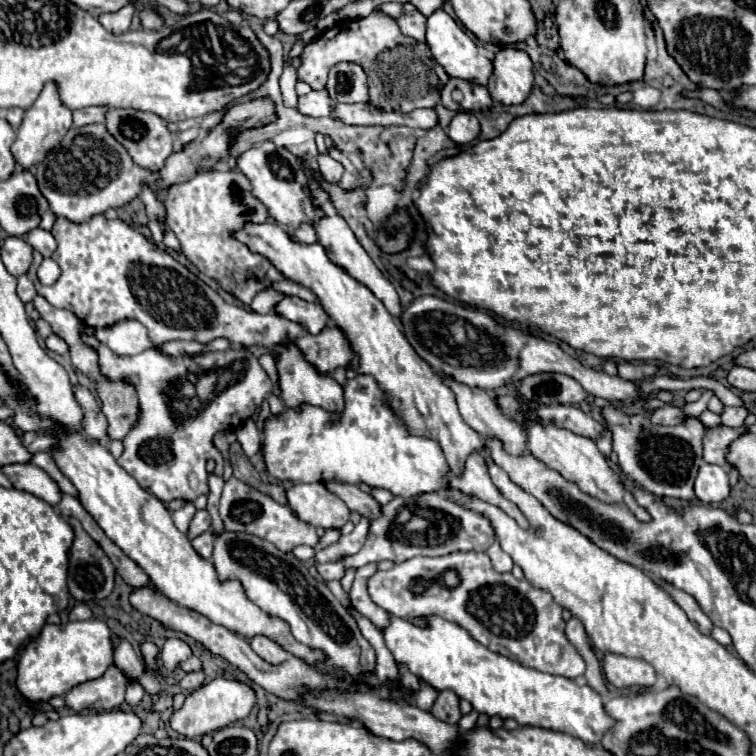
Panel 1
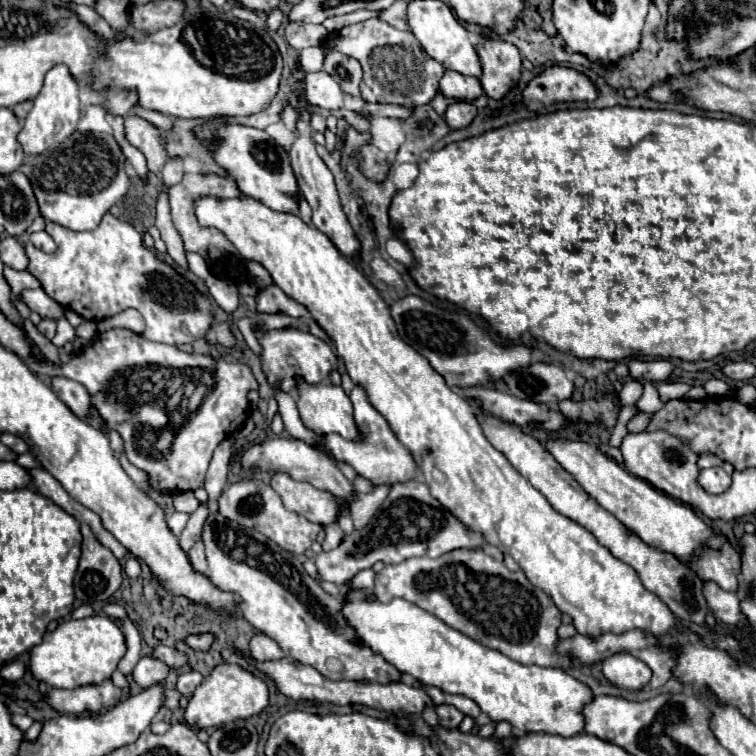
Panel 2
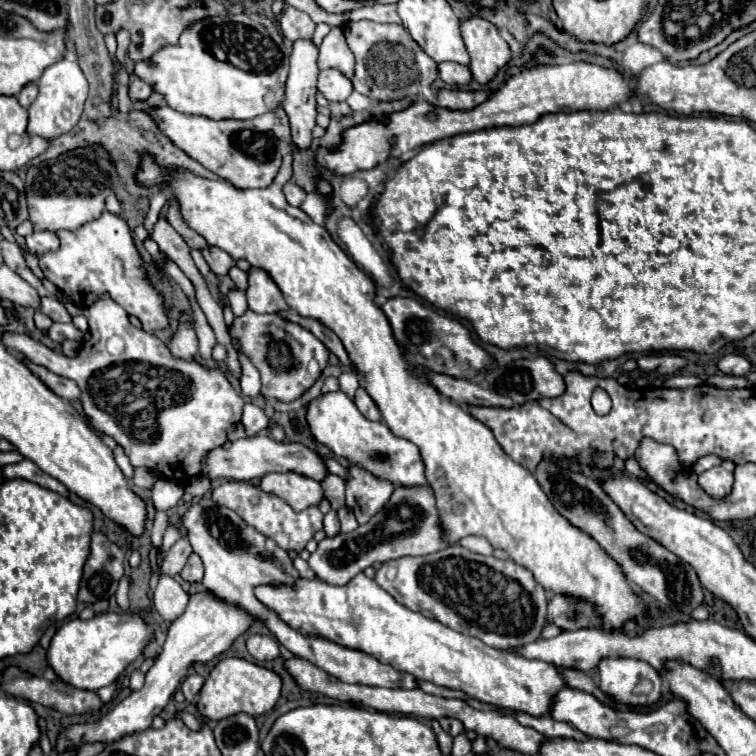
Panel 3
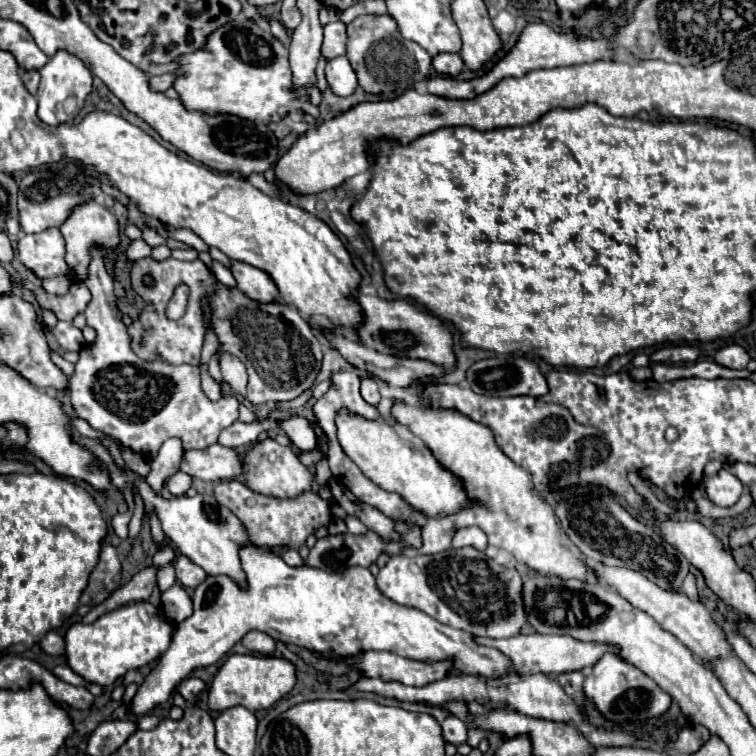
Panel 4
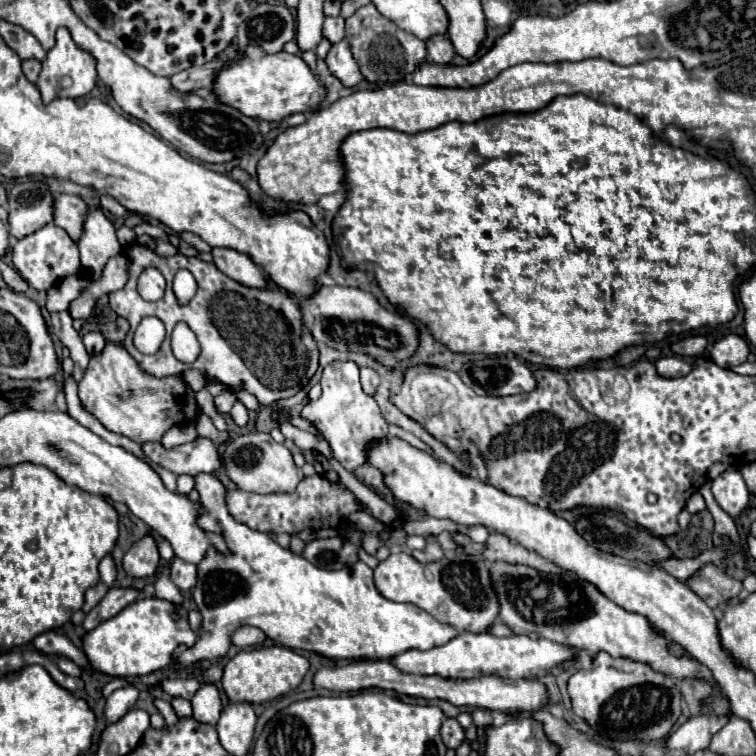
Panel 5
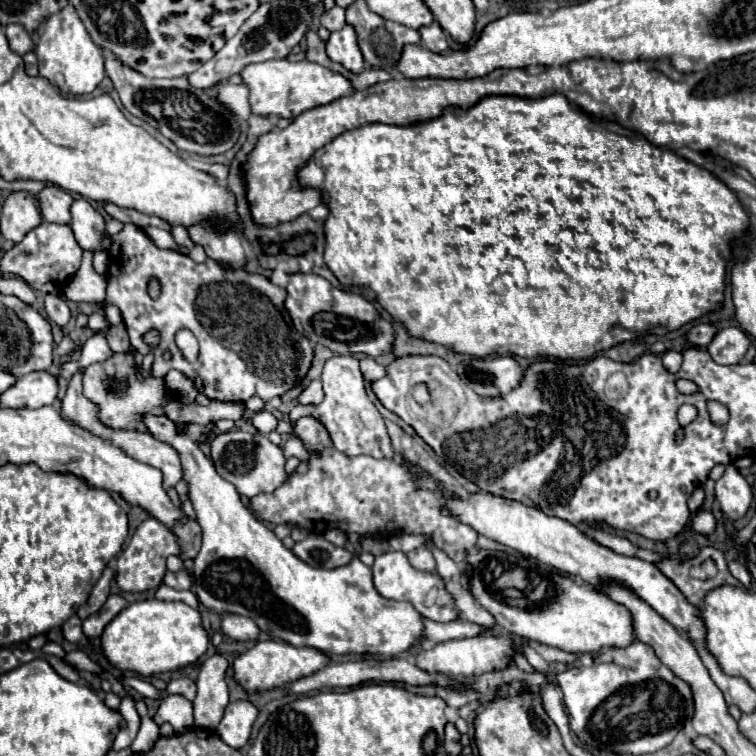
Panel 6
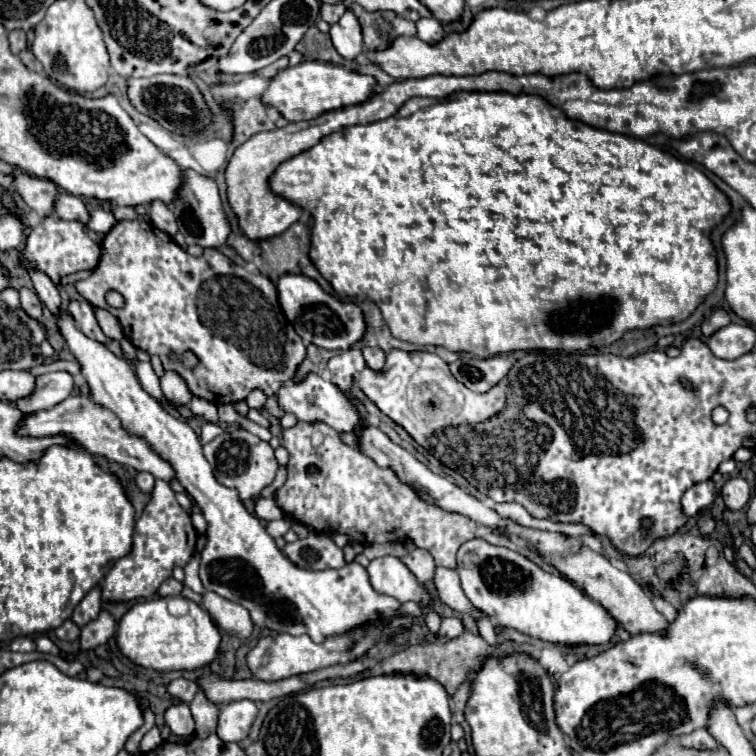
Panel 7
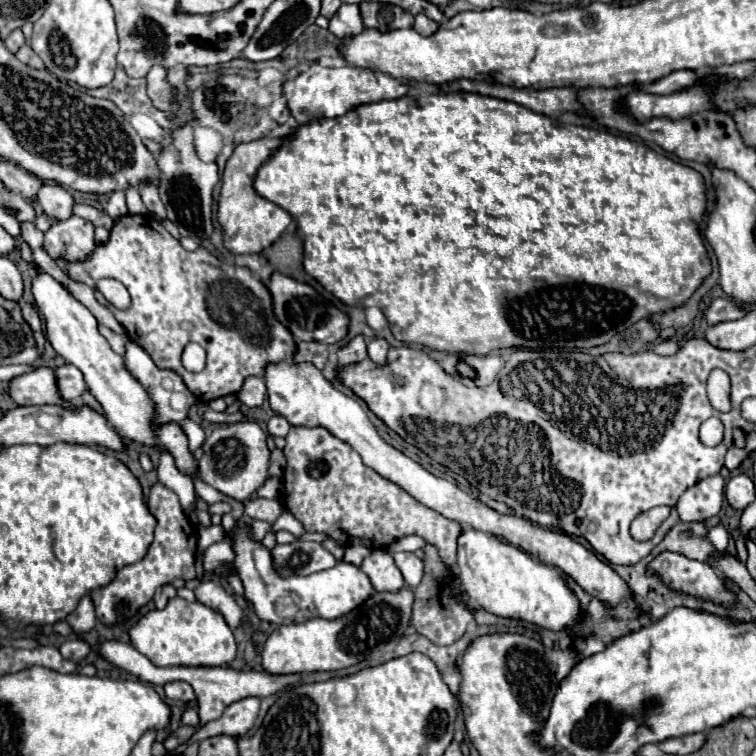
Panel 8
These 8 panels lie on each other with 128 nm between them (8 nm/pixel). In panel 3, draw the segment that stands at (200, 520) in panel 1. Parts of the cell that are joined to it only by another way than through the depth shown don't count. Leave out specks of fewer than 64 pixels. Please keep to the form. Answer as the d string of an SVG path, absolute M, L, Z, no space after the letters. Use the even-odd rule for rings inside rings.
M182 536L182 538L168 550L168 554L166 554L166 558L164 558L162 566L160 566L160 572L166 572L166 574L170 574L170 576L178 576L178 574L182 572L184 564L186 564L190 552L192 552L192 548L190 548L190 544L188 544L188 538Z

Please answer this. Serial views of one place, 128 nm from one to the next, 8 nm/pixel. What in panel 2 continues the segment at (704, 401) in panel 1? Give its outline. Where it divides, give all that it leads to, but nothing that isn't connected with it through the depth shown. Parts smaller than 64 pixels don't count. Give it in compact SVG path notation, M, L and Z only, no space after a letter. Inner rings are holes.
M712 378L704 384L704 389L709 397L722 397L734 393L734 389L720 379Z

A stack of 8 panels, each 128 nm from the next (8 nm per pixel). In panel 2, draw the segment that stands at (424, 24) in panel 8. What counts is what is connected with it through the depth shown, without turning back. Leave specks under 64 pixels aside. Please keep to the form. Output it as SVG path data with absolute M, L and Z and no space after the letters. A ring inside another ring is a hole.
M444 72L440 80L440 92L450 100L468 100L468 102L474 102L484 94L478 78L462 76L458 72Z

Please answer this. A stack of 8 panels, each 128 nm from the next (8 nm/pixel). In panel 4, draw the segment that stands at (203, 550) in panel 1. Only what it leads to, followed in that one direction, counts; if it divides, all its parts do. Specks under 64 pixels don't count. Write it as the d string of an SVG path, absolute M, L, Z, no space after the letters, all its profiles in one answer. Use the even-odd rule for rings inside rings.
M180 556L180 560L176 562L174 568L176 568L176 580L184 588L196 588L206 578L206 572L198 564L194 564L192 560L188 560L186 556Z

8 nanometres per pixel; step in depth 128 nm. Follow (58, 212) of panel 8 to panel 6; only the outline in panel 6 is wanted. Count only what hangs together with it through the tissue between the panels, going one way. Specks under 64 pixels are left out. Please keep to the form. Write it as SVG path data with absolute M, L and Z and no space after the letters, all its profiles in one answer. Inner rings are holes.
M84 198L76 200L70 210L72 210L70 228L74 230L74 236L80 248L92 250L92 252L108 250L108 244L112 244L112 238L106 232L104 216L98 210L94 210Z

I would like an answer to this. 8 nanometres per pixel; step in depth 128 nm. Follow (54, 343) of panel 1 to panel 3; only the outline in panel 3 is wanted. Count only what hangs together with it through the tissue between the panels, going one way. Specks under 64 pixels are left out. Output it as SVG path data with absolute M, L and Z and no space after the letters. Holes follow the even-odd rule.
M42 298L40 310L42 310L46 316L50 316L54 322L70 322L70 314L66 312L66 308L64 308L60 302L52 300L52 298Z

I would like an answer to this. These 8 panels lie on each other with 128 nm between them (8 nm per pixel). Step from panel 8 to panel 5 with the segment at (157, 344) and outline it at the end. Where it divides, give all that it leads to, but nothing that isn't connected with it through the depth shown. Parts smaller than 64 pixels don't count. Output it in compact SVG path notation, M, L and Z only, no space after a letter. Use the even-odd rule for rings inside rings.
M132 244L124 252L132 260L130 278L122 290L110 294L112 310L130 322L132 336L144 316L158 316L166 324L166 338L160 346L160 352L152 356L138 352L132 344L132 336L126 336L124 340L124 348L128 350L128 354L136 358L136 362L146 372L162 378L172 374L184 374L190 368L198 368L206 374L206 378L216 378L218 382L228 384L232 392L246 388L258 398L262 406L268 406L276 400L290 398L296 392L300 392L318 370L318 346L312 340L308 328L304 328L298 304L286 292L272 288L246 288L234 282L232 278L224 276L214 264L198 258L188 258L184 254L160 258L140 244ZM148 266L160 268L160 272L166 278L166 294L156 302L146 302L136 292L136 280L140 272ZM180 268L190 270L198 282L198 294L186 306L178 306L172 292L172 278ZM178 322L186 322L198 336L198 342L202 346L202 356L198 356L194 364L184 364L176 360L176 356L170 350L170 332Z

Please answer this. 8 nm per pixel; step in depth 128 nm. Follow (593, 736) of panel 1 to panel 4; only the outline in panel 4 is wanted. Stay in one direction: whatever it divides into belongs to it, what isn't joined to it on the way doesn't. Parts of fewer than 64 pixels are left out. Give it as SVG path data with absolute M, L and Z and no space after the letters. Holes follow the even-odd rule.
M244 546L240 560L248 578L248 590L240 590L228 576L208 576L194 590L192 616L176 624L168 650L158 658L158 664L132 698L130 714L142 716L166 702L180 680L188 678L194 668L216 664L252 630L266 632L286 644L340 656L352 656L360 650L386 650L426 664L450 662L452 668L446 676L502 678L514 674L512 660L500 650L476 644L472 634L386 598L368 568L352 566L344 572L324 572L310 566L292 568L274 552L256 546Z

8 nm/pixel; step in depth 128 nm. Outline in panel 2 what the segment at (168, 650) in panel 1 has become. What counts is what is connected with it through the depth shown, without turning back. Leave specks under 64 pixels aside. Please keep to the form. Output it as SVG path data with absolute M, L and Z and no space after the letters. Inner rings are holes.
M142 656L134 668L134 680L142 688L148 688L156 682L162 682L168 676L168 672L170 672L170 668L162 660L158 660L154 656Z

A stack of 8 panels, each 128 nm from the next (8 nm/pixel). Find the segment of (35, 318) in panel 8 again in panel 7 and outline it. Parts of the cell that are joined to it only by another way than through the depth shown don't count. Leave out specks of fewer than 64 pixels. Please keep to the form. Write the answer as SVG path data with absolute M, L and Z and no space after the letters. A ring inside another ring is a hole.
M20 288L18 292L20 292L20 302L22 302L24 312L30 314L32 318L36 318L36 320L42 320L42 302L36 296L36 292L32 292L28 288Z

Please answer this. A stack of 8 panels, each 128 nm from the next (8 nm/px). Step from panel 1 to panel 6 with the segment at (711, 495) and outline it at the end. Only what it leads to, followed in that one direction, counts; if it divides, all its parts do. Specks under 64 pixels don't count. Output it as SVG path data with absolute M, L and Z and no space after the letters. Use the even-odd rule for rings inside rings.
M734 464L726 466L726 472L722 474L722 478L716 480L714 492L726 518L740 520L748 512L752 502L752 490Z

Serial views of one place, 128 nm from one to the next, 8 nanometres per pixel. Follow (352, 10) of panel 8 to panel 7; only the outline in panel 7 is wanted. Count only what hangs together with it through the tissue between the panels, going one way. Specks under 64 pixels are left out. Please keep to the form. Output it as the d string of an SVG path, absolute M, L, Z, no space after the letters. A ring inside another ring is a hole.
M346 10L340 22L336 22L330 28L330 38L332 38L332 46L336 48L336 52L346 60L354 60L364 52L360 24L350 10Z

